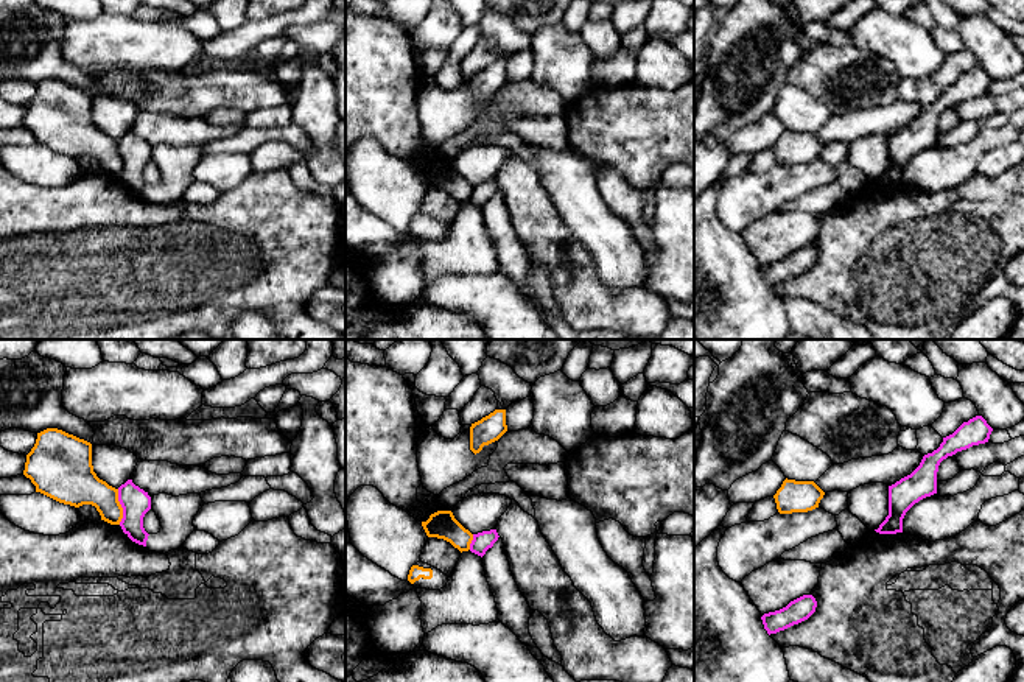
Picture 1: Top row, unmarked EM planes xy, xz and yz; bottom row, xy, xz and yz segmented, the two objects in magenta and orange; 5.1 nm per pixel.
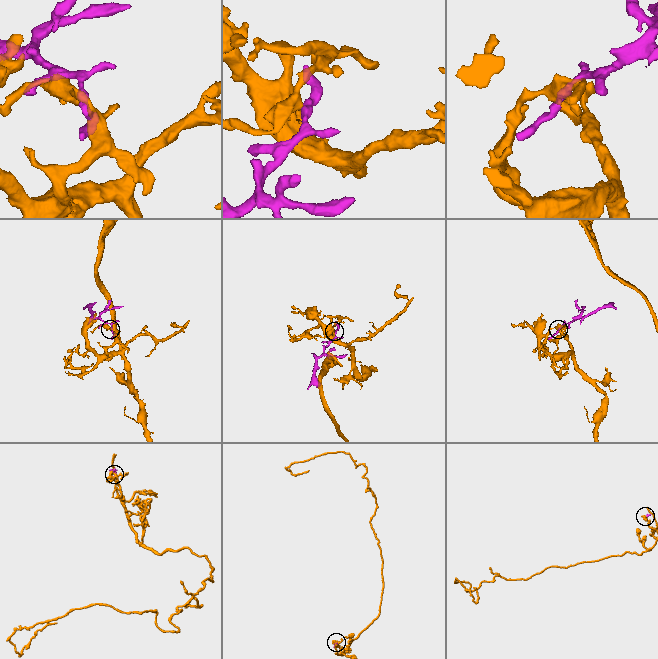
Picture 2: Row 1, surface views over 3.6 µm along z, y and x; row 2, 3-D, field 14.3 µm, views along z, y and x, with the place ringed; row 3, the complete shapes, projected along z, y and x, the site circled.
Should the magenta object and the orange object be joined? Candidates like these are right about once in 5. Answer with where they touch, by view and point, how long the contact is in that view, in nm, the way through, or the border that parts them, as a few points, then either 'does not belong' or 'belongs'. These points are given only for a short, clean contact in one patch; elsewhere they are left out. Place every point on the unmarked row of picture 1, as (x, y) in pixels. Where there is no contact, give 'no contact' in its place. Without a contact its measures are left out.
xy (122, 158) | 180 nm | along xy (117, 140), (122, 159), (120, 175) | does not belong

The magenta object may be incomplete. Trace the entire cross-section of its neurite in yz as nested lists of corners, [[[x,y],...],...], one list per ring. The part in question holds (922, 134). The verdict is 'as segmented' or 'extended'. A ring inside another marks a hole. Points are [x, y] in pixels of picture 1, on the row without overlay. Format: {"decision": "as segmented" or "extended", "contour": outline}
{"decision": "as segmented", "contour": [[[982,67],[963,73],[952,86],[943,89],[937,101],[923,107],[920,117],[907,128],[889,137],[889,167],[875,181],[879,185],[903,184],[906,163],[920,151],[937,145],[938,117],[948,107],[973,97],[985,95],[993,79]]]}

